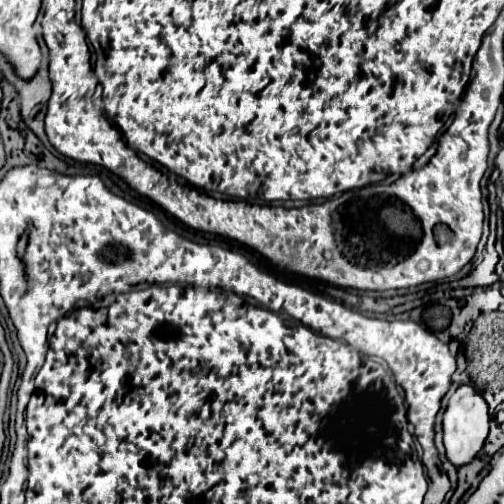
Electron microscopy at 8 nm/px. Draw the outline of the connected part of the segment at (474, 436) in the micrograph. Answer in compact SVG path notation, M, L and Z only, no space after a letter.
M459 386L457 392L449 398L449 406L443 414L443 444L447 450L447 458L455 468L469 464L477 452L483 448L483 442L489 434L489 414L487 404L473 386Z

